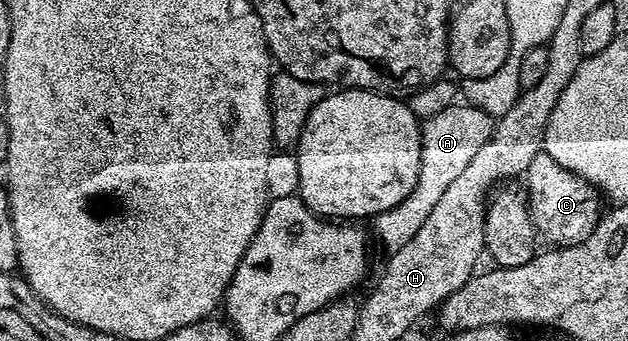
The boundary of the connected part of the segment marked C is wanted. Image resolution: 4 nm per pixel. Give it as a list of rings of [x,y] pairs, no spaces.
[[[539,154],[530,161],[527,171],[522,176],[523,190],[526,192],[526,206],[532,223],[536,227],[537,236],[544,239],[545,244],[556,247],[569,247],[582,243],[595,229],[602,218],[600,211],[601,192],[582,179],[564,171],[552,157]]]

